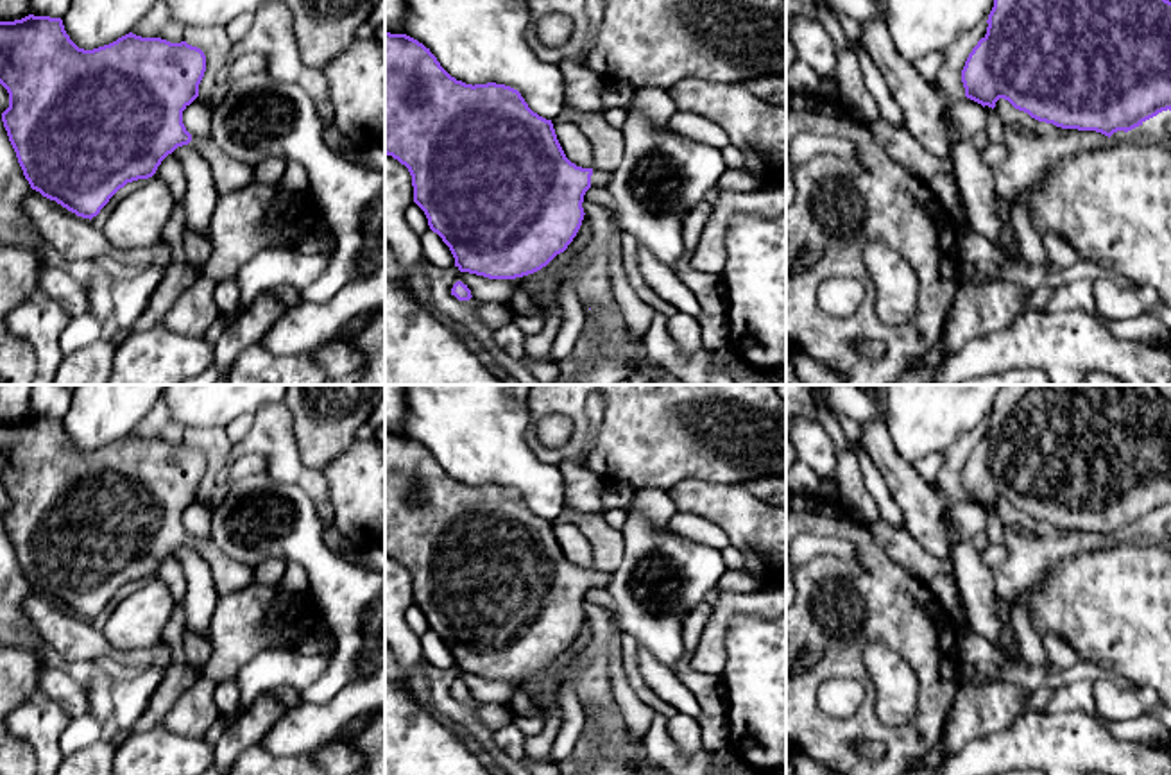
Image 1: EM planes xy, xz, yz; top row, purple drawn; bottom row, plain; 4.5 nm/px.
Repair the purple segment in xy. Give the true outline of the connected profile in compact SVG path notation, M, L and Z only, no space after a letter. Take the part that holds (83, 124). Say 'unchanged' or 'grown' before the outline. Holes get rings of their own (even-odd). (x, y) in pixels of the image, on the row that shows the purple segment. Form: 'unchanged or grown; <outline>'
grown; M29 14L0 21L0 84L9 93L2 122L30 188L82 218L93 218L127 183L149 179L177 147L192 145L208 161L217 193L231 193L254 183L254 165L226 154L211 138L192 136L183 111L199 97L206 55L186 41L141 38L132 32L116 41L84 50L64 30L61 18Z

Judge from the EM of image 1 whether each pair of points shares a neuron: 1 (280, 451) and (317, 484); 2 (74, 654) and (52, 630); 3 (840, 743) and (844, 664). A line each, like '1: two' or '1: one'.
1: one
2: one
3: one

